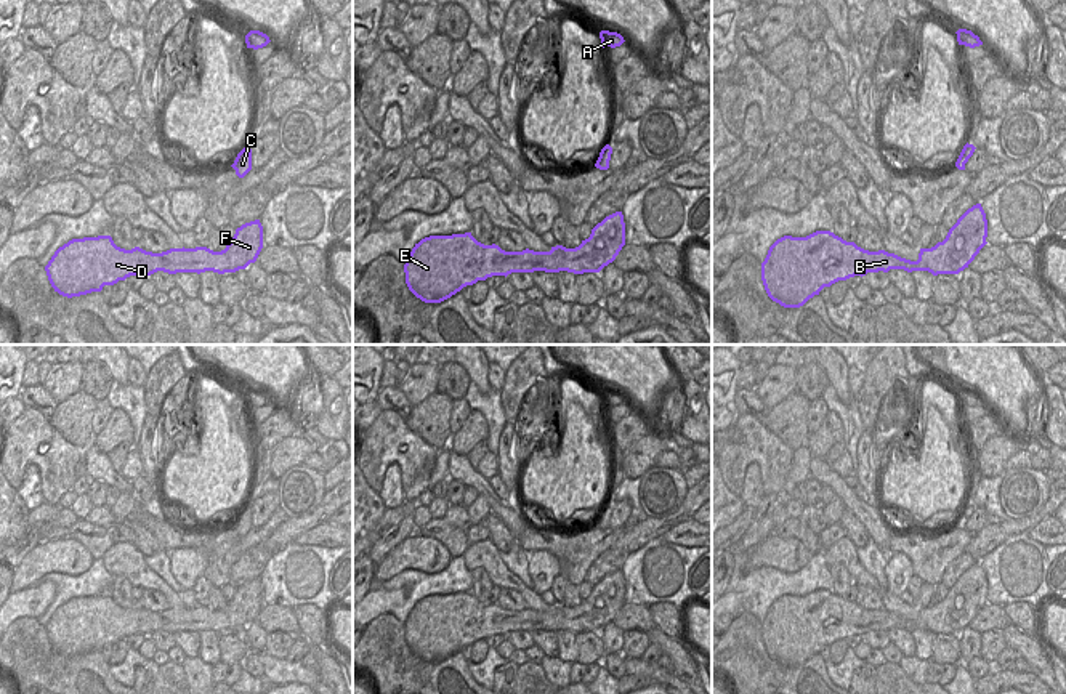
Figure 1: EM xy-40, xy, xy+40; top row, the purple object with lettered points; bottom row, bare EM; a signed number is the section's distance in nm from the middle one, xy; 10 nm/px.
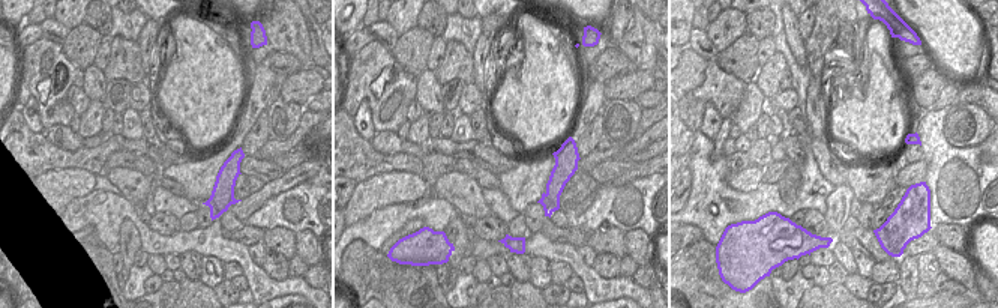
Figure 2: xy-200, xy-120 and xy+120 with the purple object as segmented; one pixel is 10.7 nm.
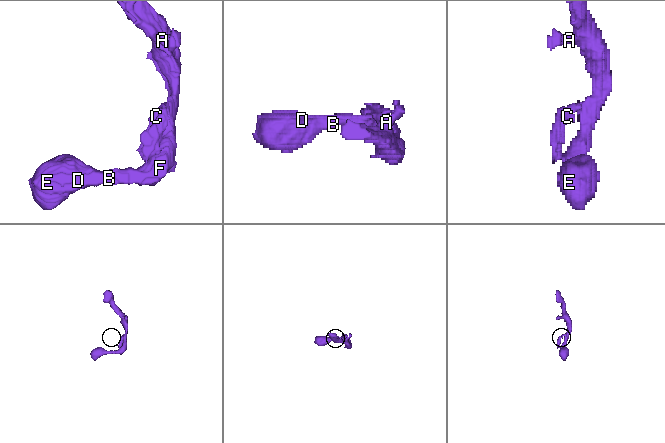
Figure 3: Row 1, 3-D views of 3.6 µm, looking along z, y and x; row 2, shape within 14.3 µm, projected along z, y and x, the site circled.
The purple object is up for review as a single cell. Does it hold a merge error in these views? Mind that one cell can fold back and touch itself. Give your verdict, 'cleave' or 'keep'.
keep

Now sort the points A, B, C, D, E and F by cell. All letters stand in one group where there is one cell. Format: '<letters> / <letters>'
A B C D E F

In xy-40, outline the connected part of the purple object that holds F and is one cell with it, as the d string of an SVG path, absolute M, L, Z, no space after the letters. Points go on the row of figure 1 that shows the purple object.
M260 220L242 224L226 248L213 252L207 247L170 248L162 253L139 247L120 248L111 236L72 239L59 247L45 266L55 292L72 298L101 292L130 276L151 276L157 271L236 272L255 263L263 248L263 226Z

